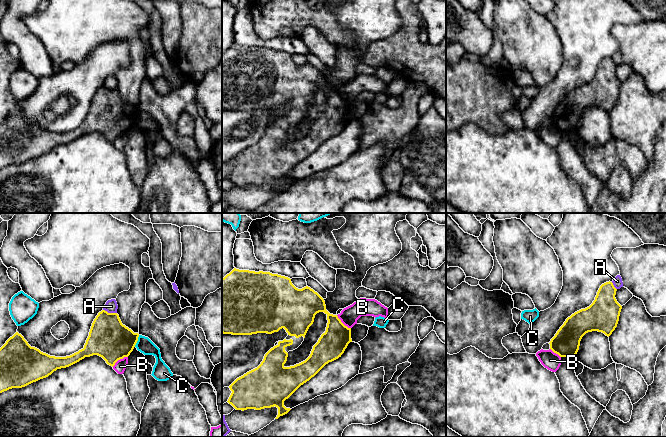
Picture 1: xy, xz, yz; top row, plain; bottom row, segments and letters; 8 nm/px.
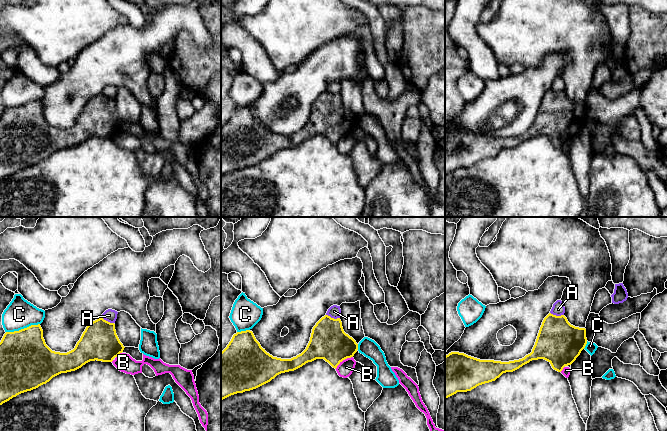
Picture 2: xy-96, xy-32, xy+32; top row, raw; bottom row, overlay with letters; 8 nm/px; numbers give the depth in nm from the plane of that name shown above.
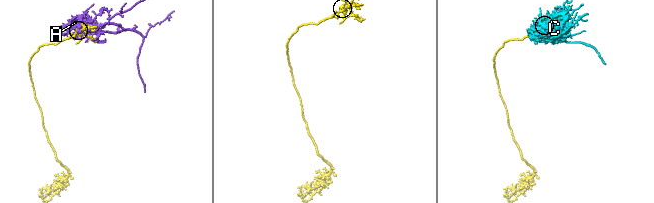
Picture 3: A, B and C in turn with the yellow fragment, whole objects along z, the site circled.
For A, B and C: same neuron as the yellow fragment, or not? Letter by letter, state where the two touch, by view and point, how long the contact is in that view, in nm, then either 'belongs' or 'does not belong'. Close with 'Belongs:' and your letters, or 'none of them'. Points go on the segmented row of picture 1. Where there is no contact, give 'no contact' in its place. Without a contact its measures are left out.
A: xy (110, 313) | 120 nm | does not belong
B: xy (119, 359) | 150 nm | does not belong
C: xy (136, 341) | 100 nm | does not belong
Belongs: none of them

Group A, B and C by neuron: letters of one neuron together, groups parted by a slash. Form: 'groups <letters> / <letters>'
groups A / B / C

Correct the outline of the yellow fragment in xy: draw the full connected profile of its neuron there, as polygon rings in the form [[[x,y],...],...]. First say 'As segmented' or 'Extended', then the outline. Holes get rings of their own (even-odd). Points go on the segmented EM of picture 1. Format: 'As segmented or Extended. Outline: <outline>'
As segmented. Outline: [[[105,310],[99,312],[94,319],[84,348],[66,357],[55,357],[43,353],[39,349],[31,347],[24,337],[16,332],[0,348],[0,393],[12,388],[25,387],[48,377],[57,369],[69,367],[85,357],[93,355],[102,357],[108,365],[113,367],[118,360],[130,355],[138,337],[138,333],[134,333],[122,324],[117,313],[108,313]]]

